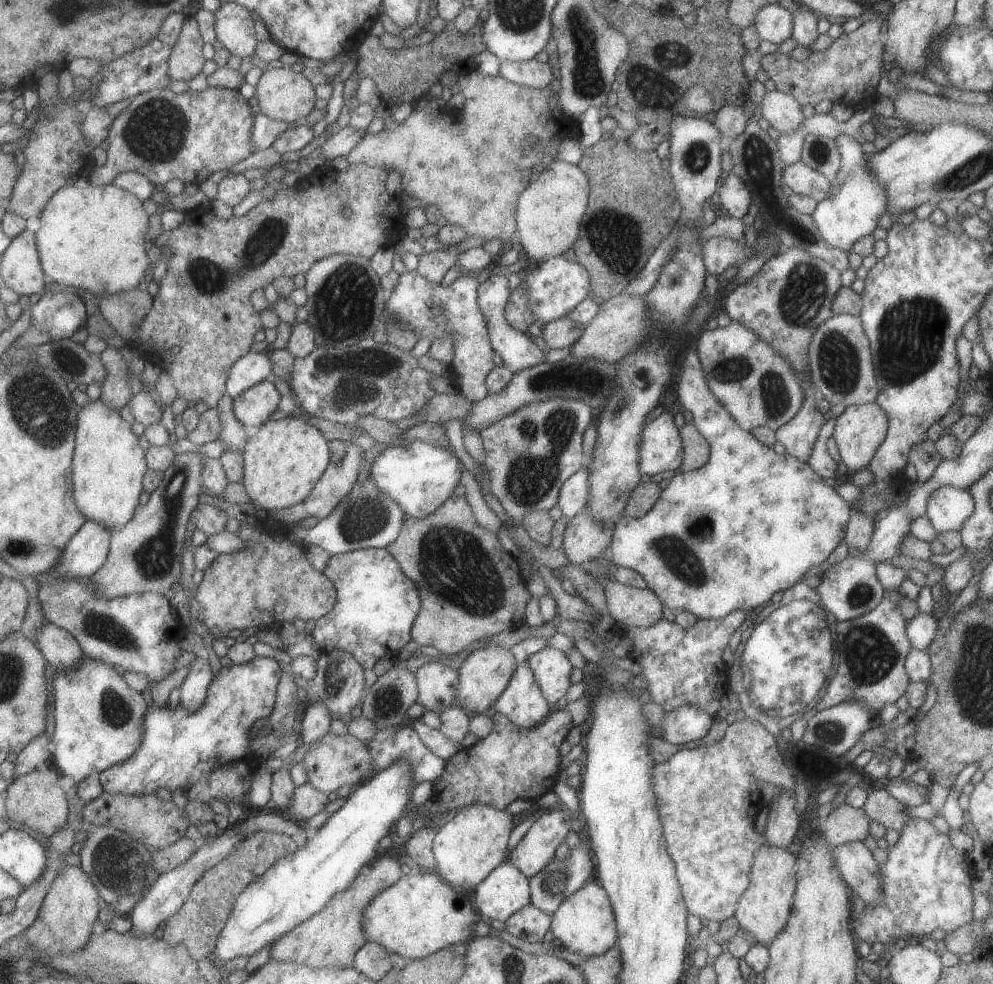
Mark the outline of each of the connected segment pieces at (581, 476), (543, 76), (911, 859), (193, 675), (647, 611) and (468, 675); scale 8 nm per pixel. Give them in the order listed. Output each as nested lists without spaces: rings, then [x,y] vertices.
[[[584,467],[564,482],[560,490],[558,505],[563,516],[570,519],[585,511],[588,498],[590,498],[589,472]]]
[[[537,59],[522,63],[501,62],[499,76],[510,83],[536,89],[551,86],[554,80],[551,65]]]
[[[913,818],[904,824],[899,831],[900,838],[893,846],[889,846],[888,858],[880,864],[880,892],[882,902],[878,904],[865,904],[861,914],[853,914],[850,922],[855,940],[862,940],[867,944],[881,942],[886,949],[896,940],[905,939],[906,936],[918,936],[922,941],[934,931],[944,931],[946,934],[956,932],[958,928],[968,924],[973,918],[974,896],[972,895],[972,882],[974,882],[976,869],[971,858],[962,854],[952,846],[950,838],[940,833],[929,820]]]
[[[206,656],[194,659],[191,664],[190,672],[180,686],[180,704],[190,712],[198,712],[198,708],[204,706],[210,684],[215,678],[214,670]]]
[[[610,578],[604,584],[607,612],[618,624],[628,627],[653,626],[662,618],[664,606],[660,598],[649,588],[638,589]]]
[[[490,642],[488,646],[472,651],[458,670],[459,686],[455,704],[466,710],[468,714],[482,715],[498,701],[512,678],[514,668],[516,668],[516,660],[512,650],[506,650]]]

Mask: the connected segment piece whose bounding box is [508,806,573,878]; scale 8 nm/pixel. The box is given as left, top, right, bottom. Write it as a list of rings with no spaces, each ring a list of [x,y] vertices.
[[[565,807],[551,808],[534,822],[508,855],[508,860],[524,876],[535,876],[554,860],[556,848],[566,841],[572,829],[572,820],[572,814]]]

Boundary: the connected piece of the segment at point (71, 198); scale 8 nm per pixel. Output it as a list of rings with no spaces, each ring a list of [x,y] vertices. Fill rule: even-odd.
[[[74,184],[56,192],[40,214],[40,228],[34,233],[40,263],[46,278],[60,285],[81,288],[98,297],[102,294],[123,292],[137,288],[146,276],[150,260],[145,242],[149,238],[149,216],[143,202],[134,194],[114,186],[92,185],[78,188]]]

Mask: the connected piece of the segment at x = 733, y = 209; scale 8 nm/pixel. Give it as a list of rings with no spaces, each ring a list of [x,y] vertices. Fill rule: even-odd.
[[[734,173],[724,176],[724,182],[717,190],[716,201],[718,207],[733,218],[742,219],[752,203],[752,194],[748,186]]]

